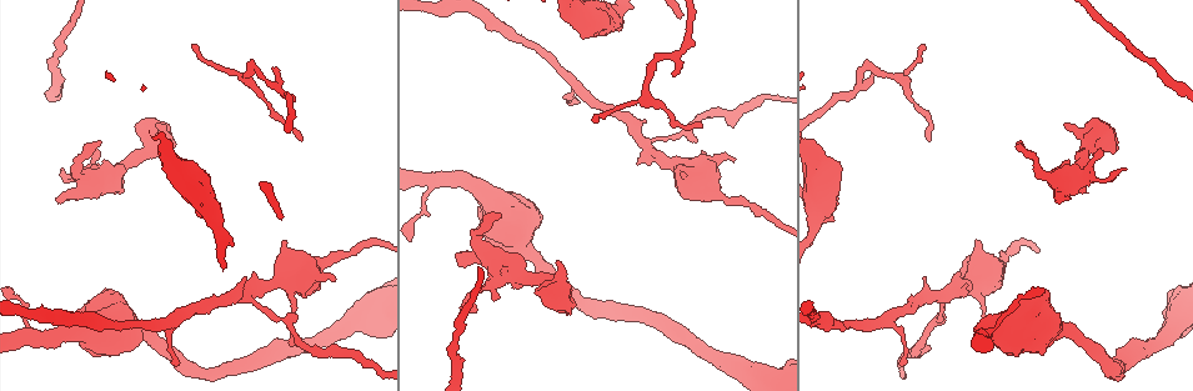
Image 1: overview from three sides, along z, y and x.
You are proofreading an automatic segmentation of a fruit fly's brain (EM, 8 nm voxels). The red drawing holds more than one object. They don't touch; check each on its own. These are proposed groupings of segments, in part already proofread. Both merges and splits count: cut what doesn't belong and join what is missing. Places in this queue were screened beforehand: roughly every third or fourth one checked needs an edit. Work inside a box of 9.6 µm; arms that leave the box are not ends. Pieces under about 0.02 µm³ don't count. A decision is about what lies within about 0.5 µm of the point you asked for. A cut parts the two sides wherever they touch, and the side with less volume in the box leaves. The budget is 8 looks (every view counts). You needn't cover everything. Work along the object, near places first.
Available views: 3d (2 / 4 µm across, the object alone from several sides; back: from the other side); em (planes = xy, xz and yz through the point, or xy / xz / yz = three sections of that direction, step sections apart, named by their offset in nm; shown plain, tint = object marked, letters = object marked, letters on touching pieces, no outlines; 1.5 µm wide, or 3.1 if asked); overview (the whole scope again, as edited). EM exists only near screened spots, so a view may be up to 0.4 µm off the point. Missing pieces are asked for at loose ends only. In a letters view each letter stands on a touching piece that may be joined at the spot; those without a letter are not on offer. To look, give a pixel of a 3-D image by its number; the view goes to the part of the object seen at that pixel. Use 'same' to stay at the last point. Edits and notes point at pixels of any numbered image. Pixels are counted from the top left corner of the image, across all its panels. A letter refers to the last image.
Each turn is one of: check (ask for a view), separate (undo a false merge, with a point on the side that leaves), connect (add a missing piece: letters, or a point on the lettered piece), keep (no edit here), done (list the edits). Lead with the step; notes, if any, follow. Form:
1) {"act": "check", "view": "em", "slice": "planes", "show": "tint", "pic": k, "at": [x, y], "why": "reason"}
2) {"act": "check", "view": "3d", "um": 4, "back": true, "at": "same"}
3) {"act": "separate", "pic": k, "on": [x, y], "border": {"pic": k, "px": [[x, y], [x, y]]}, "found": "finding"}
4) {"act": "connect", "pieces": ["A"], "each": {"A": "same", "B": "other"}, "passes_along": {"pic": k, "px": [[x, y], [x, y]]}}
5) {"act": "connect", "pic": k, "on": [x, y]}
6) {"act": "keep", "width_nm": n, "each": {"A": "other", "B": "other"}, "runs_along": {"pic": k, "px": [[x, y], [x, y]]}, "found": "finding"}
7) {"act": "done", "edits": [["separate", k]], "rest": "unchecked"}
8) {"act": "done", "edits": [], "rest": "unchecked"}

{"act": "check", "view": "em", "slice": "planes", "show": "letters", "pic": 1, "at": [1018, 145], "why": "branch stops here"}

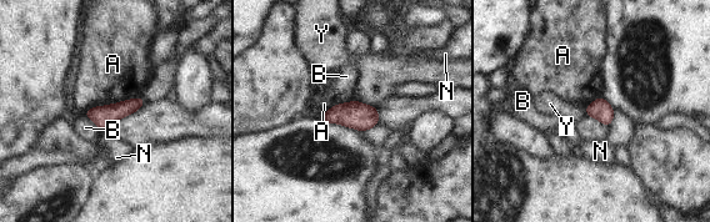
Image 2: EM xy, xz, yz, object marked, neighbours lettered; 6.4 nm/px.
{"act": "keep", "each": {"A": "other", "B": "other", "N": "other", "Y": "other"}, "border": {"pic": 2, "px": [[141, 96], [96, 105], [83, 114]]}, "found": "none of them fits"}

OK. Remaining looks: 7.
{"act": "check", "view": "em", "slice": "xy", "step": 4, "show": "tint", "pic": 1, "at": [675, 75], "why": "tapers out"}

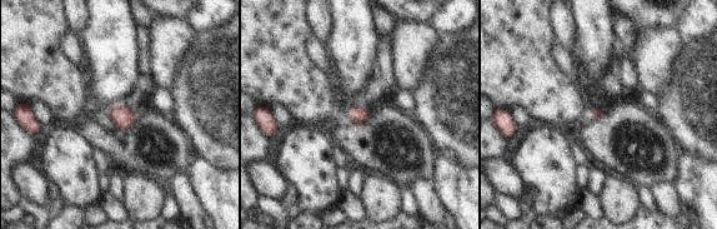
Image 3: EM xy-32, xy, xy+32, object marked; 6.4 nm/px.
{"act": "check", "view": "em", "slice": "planes", "show": "tint", "at": "same", "why": "another direction"}

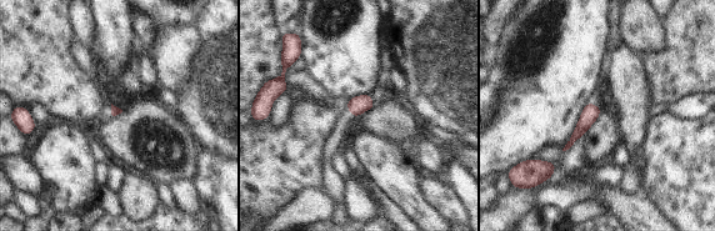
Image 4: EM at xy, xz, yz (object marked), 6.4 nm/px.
{"act": "check", "view": "em", "slice": "planes", "show": "letters", "at": "same", "why": "what lies round it"}

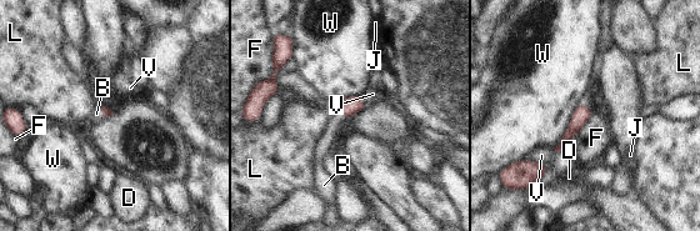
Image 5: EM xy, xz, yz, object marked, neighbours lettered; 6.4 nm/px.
{"act": "connect", "pieces": ["B"], "each": {"B": "same", "D": "other", "F": "other", "J": "other", "L": "other", "V": "other", "W": "other"}, "passes_along": {"pic": 5, "px": [[348, 106], [341, 113], [323, 145]]}, "found": "it goes on there"}

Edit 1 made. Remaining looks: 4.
{"act": "done", "edits": [["connect", 5]], "rest": "unchecked"}

